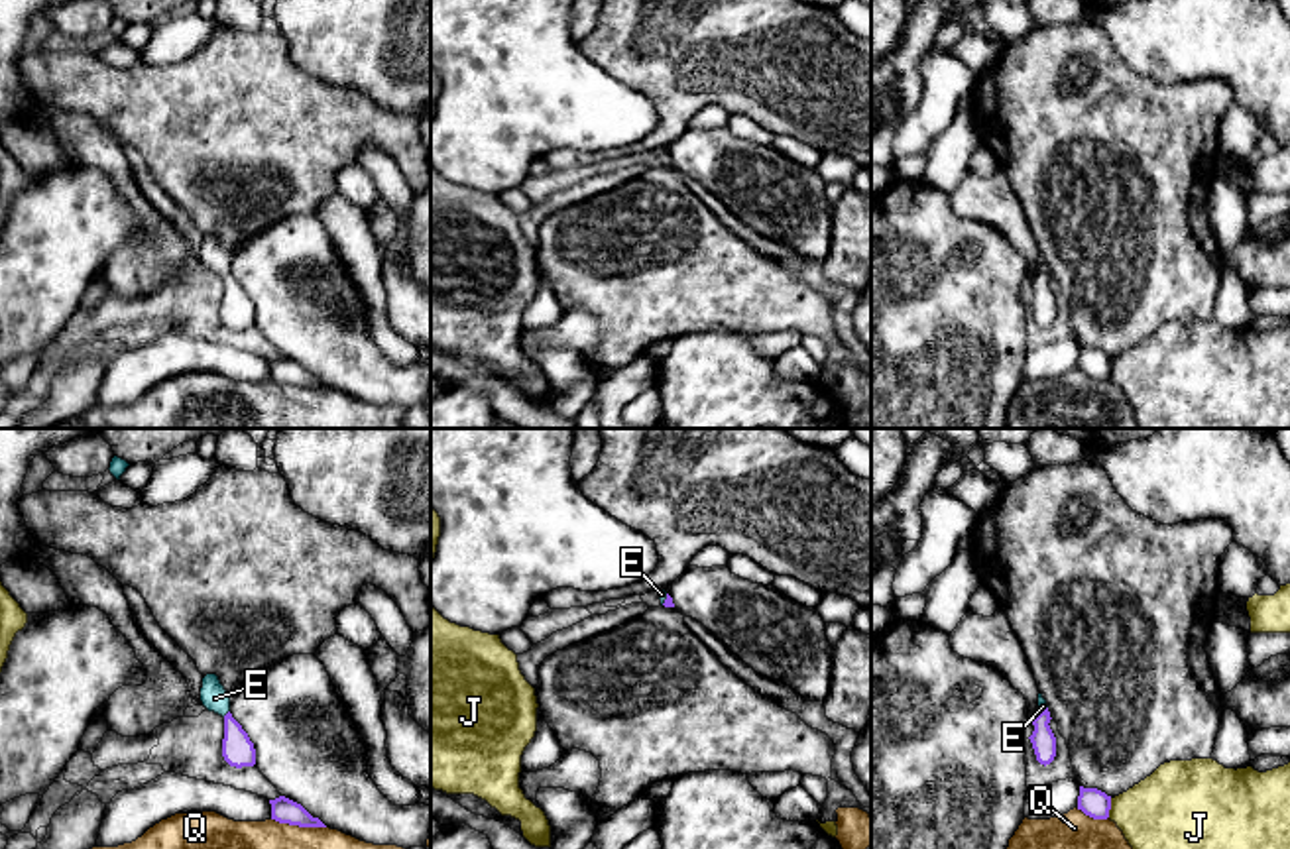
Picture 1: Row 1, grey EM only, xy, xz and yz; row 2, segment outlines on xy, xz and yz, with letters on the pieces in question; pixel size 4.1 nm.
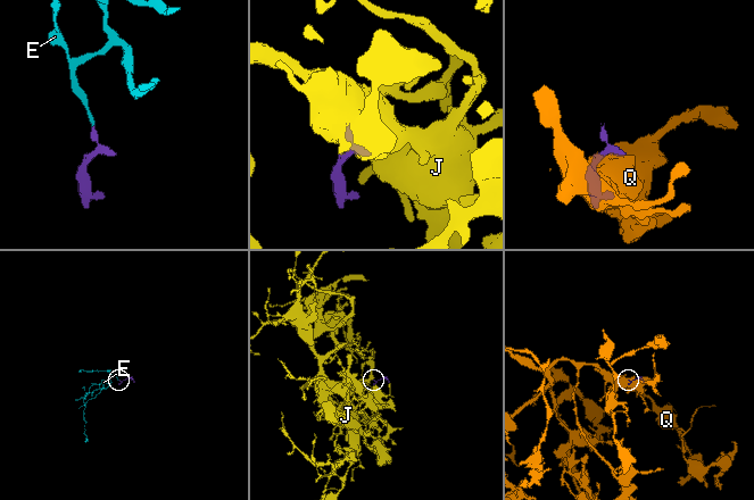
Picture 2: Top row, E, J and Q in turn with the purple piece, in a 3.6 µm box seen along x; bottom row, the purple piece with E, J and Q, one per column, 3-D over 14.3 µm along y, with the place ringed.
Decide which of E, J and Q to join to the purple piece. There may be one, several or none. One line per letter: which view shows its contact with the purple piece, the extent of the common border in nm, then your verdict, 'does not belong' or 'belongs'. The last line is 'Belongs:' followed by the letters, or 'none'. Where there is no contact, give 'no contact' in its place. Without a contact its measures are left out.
E: meets purple in xy; contact 40 nm long; belongs
J: meets purple in yz; contact 80 nm long; does not belong
Q: meets purple in xy; contact 220 nm long; does not belong
Belongs: E

